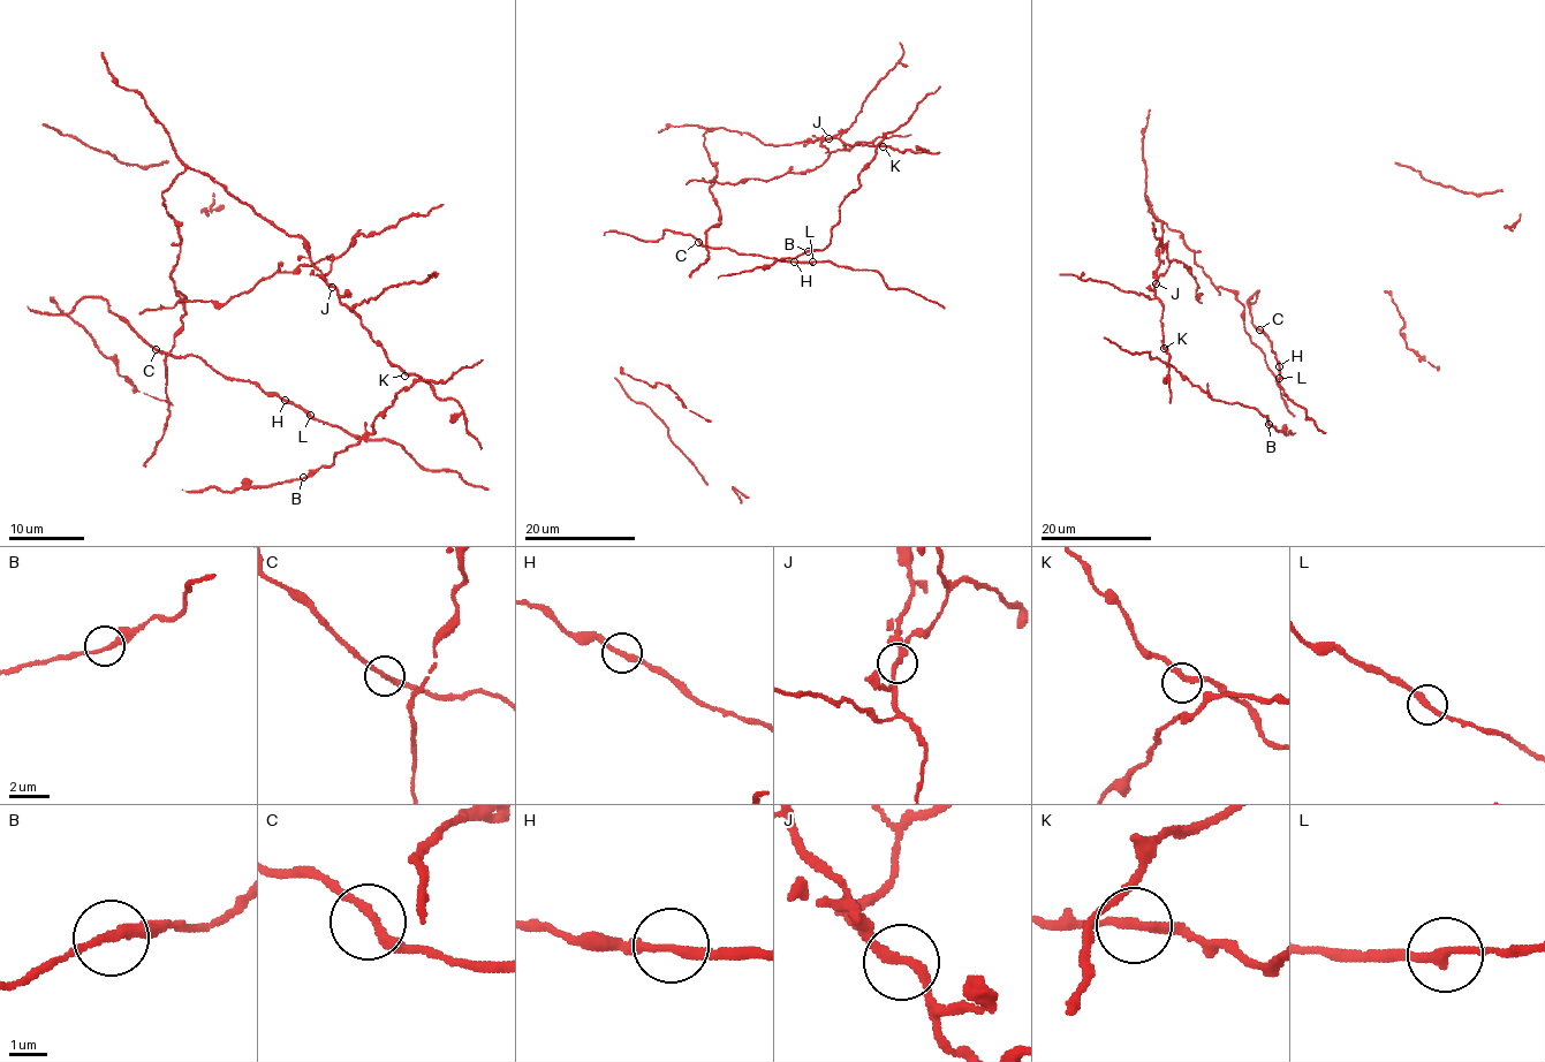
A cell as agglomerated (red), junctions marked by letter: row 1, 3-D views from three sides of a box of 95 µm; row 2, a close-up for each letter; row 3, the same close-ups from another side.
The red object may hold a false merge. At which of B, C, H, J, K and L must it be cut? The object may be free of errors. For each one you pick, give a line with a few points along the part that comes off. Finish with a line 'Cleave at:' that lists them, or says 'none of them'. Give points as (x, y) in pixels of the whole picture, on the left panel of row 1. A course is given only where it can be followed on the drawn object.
J: Course of the part to remove: (332, 287), (323, 275), (332, 257), (324, 257), (273, 272), (222, 304), (182, 301), (138, 313)
Cleave at: J

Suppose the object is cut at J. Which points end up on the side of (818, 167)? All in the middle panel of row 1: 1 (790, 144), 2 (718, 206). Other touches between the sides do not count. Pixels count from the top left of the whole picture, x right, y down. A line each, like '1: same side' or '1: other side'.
1: other side
2: other side

